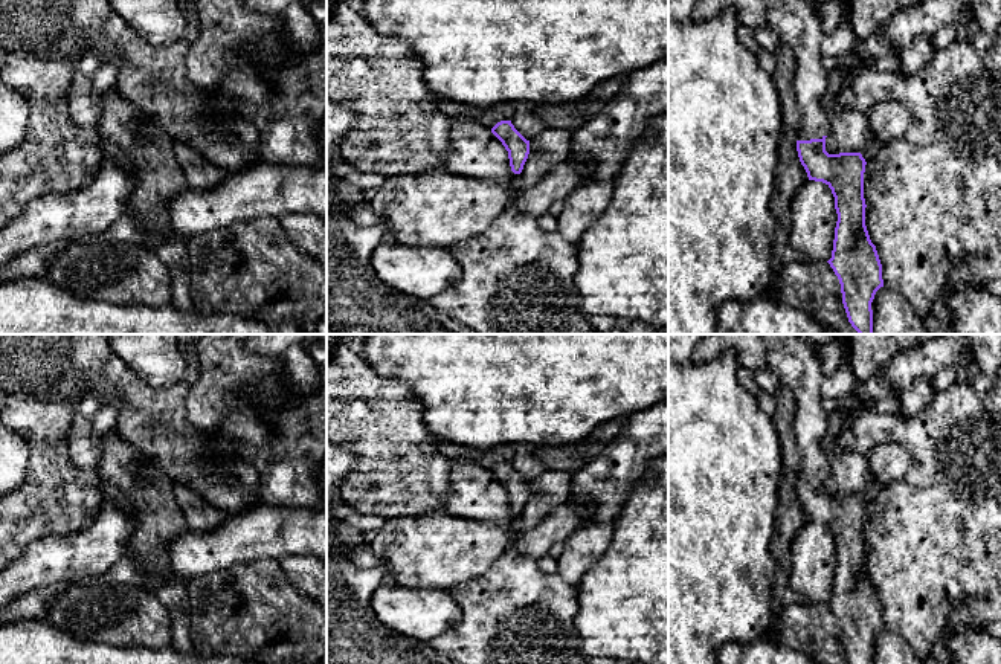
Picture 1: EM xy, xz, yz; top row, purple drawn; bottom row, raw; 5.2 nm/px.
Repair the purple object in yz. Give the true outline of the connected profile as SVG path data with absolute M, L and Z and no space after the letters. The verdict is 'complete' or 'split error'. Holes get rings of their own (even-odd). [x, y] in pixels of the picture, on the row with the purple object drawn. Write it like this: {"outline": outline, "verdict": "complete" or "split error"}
{"outline": "M766 0L768 26L774 29L780 41L789 46L797 66L792 78L793 95L800 110L800 134L797 151L809 180L826 183L835 197L838 221L832 258L827 261L841 284L842 304L848 322L859 334L873 334L871 302L876 292L884 287L882 264L865 226L864 172L865 159L861 153L829 154L826 137L830 131L830 113L824 108L824 95L829 85L829 73L822 66L821 40L824 37L821 21L809 0Z", "verdict": "split error"}

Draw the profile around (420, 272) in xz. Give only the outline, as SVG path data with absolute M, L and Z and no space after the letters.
M383 241L372 253L374 275L386 285L427 302L452 287L461 269L449 249Z

